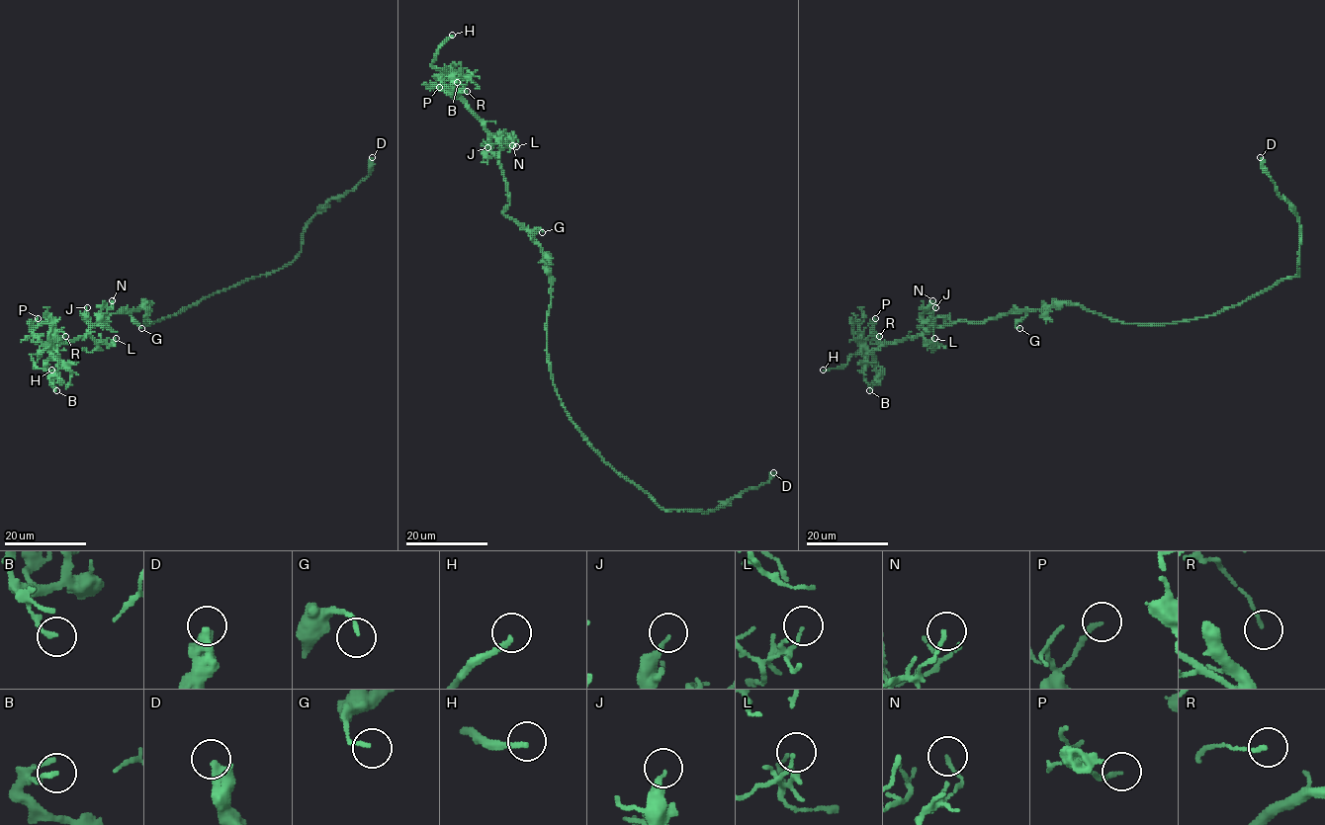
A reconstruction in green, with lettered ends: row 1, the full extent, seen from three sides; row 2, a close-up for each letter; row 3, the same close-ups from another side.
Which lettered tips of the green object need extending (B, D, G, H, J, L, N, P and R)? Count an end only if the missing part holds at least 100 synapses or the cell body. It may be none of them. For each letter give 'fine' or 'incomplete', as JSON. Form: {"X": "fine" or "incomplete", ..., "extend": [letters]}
{"B": "fine", "D": "fine", "G": "fine", "H": "incomplete", "J": "fine", "L": "fine", "N": "fine", "P": "fine", "R": "fine", "extend": ["H"]}

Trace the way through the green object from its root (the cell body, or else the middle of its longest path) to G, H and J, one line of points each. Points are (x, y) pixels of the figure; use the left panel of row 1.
G: (146, 324), (149, 303), (131, 315), (141, 328)
H: (146, 324), (149, 303), (105, 314), (109, 320), (90, 327), (84, 336), (31, 355), (38, 368), (51, 370)
J: (146, 324), (149, 303), (133, 310), (105, 314), (106, 322), (90, 326), (86, 318), (87, 307)

